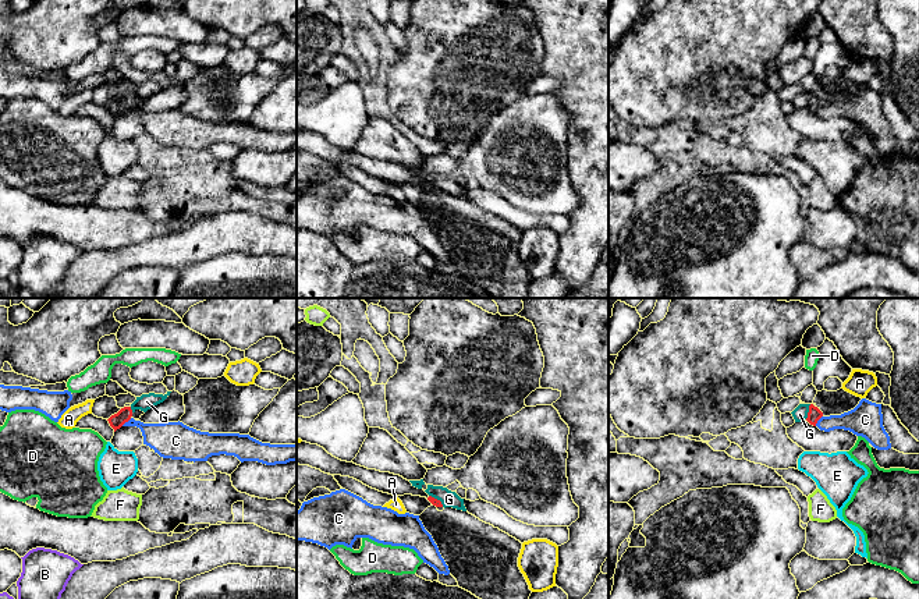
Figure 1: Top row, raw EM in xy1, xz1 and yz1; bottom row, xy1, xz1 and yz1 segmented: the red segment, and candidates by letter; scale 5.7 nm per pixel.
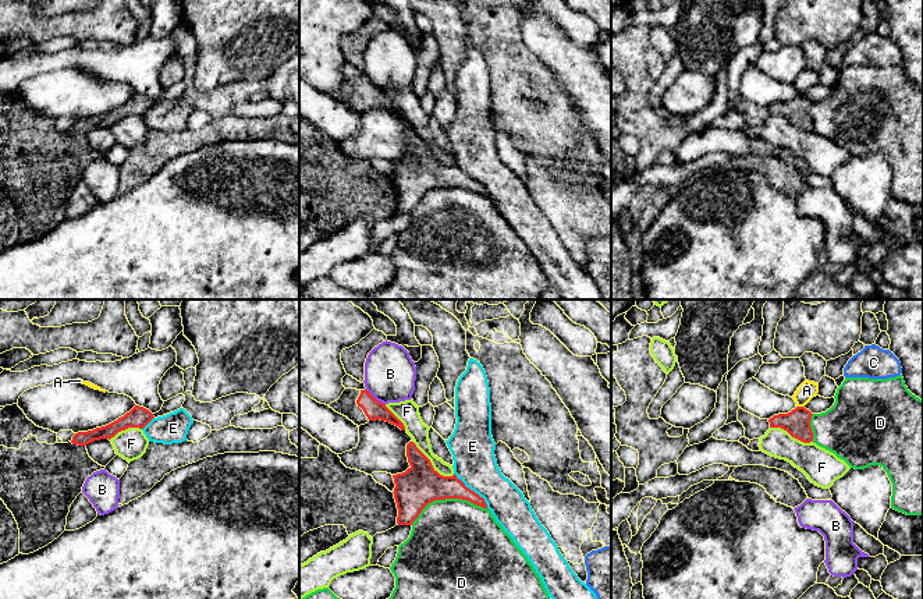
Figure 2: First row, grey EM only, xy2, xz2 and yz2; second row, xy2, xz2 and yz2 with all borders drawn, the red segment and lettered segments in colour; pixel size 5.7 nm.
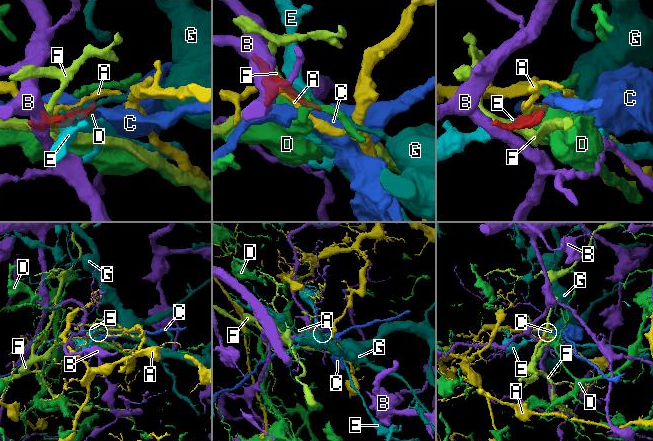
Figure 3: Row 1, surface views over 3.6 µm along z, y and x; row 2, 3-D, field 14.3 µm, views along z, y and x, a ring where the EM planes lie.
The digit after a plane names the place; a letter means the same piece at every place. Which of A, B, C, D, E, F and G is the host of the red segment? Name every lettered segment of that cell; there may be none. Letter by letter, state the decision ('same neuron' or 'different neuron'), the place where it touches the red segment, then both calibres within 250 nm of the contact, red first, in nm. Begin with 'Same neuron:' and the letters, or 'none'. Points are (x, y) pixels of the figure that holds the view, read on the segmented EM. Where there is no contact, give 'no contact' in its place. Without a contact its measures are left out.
Same neuron: none
A: different neuron; meets red in yz2 at (801, 407); 150 nm thick on the red side, 100 nm on the other
B: different neuron; meets red in xz2 at (373, 397); 110 nm thick on the red side, 300 nm on the other
C: different neuron; meets red in yz1 at (818, 419); 80 nm thick on the red side, 170 nm on the other
D: different neuron; meets red in xz2 at (447, 498); 240 nm thick on the red side, 480 nm on the other
E: different neuron; meets red in xz2 at (472, 491); 170 nm thick on the red side, 260 nm on the other
F: different neuron; meets red in xz2 at (432, 465); 240 nm thick on the red side, 110 nm on the other
G: different neuron; meets red in yz1 at (809, 411); 80 nm thick on the red side, 90 nm on the other

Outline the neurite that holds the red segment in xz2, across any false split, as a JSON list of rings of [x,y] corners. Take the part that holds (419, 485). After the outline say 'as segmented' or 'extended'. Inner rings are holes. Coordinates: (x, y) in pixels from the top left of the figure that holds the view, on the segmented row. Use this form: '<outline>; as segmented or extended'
[[[413,442],[407,444],[407,457],[411,467],[402,474],[393,475],[398,525],[412,525],[422,510],[434,500],[462,499],[487,508],[484,499],[466,488],[455,474],[440,475]]]; as segmented

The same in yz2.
[[[796,407],[788,414],[778,414],[768,419],[770,428],[781,428],[792,437],[810,443],[813,442],[813,432],[810,428],[812,412],[805,407]]]; as segmented

